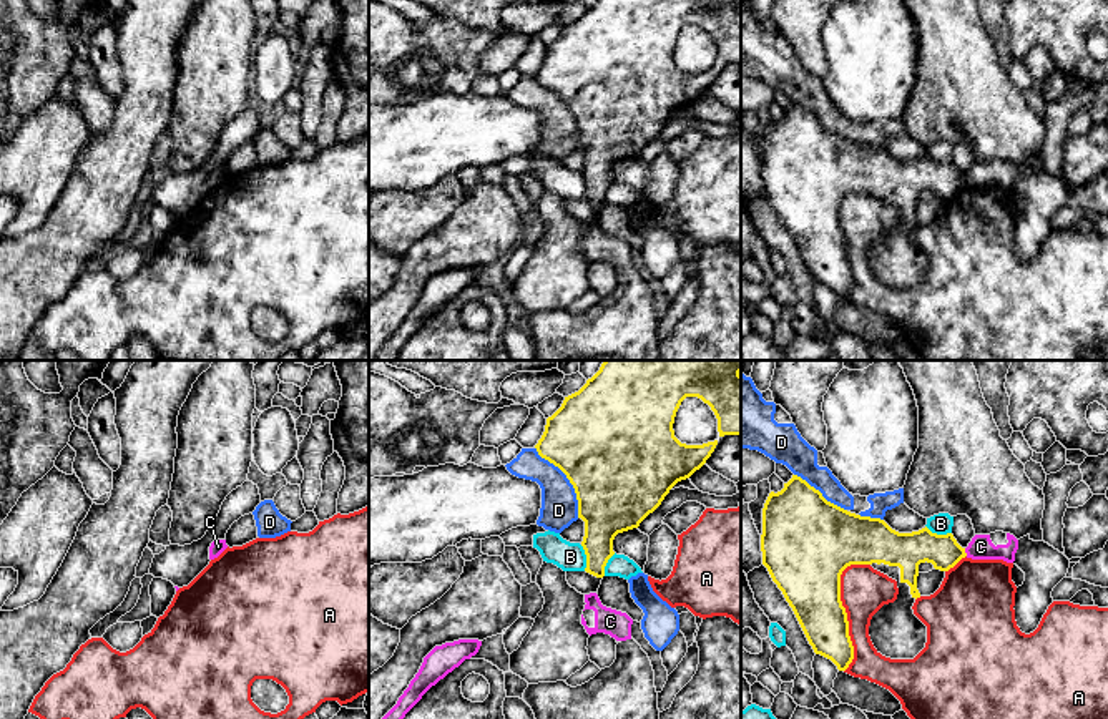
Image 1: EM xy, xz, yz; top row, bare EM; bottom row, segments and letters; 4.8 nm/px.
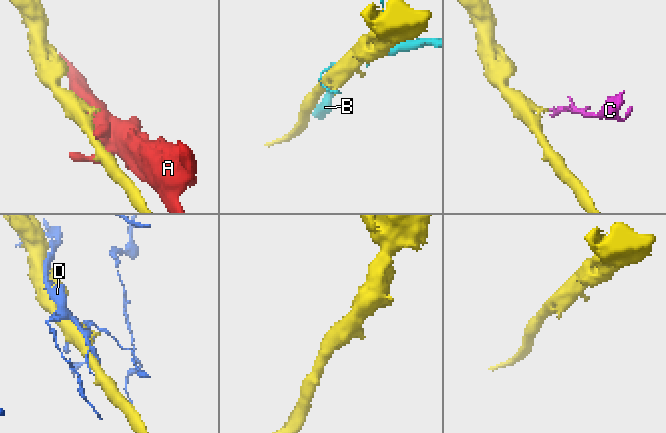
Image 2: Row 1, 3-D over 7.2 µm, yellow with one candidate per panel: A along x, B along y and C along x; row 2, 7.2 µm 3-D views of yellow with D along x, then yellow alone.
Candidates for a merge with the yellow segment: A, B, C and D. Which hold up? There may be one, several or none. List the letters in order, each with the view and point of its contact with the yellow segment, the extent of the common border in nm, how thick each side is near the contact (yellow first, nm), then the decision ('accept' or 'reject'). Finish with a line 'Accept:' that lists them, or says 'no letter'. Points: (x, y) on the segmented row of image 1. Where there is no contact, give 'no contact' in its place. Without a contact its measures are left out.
A: yz (844, 608) | 550 nm | 320/220 nm | reject
B: xz (587, 558) | 130 nm | 240/140 nm | reject
C: yz (964, 552) | 40 nm | 160/120 nm | reject
D: xz (568, 479) | 400 nm | 500/180 nm | reject
Accept: no letter

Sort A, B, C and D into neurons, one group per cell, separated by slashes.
A / B / C / D

